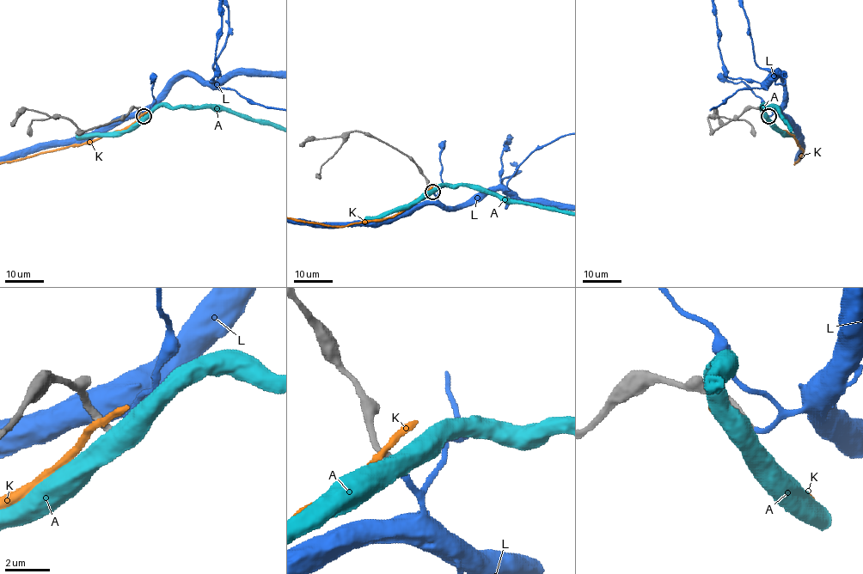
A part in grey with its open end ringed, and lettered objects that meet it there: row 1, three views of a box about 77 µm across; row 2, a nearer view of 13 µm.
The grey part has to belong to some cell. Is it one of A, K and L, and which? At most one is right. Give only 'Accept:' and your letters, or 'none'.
Accept: L

